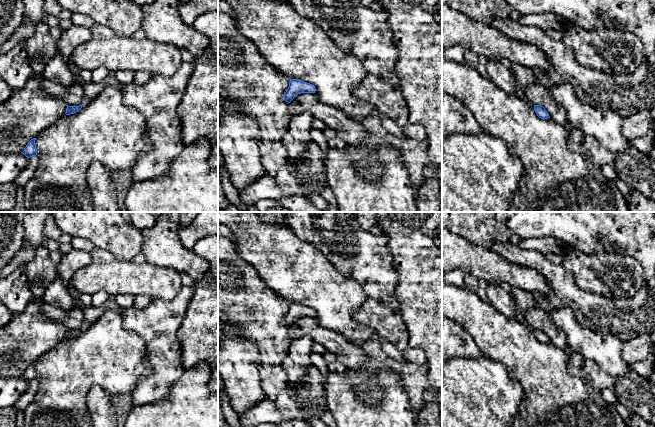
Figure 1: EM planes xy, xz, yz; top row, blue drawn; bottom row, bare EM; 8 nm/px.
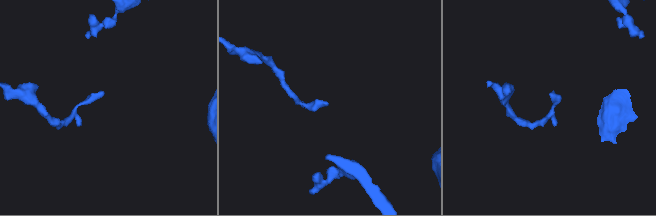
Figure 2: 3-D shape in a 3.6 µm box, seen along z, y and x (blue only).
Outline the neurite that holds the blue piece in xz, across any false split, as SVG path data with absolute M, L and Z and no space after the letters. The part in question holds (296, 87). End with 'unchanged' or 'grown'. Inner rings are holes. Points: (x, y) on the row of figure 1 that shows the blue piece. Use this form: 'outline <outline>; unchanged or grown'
outline M290 79L289 87L284 93L284 100L290 103L294 97L301 93L315 93L314 85L302 80Z; unchanged

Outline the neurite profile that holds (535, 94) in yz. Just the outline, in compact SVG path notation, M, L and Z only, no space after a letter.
M537 83L528 86L524 91L524 98L532 105L543 106L549 116L559 125L564 126L567 122L565 109L555 101L544 86Z

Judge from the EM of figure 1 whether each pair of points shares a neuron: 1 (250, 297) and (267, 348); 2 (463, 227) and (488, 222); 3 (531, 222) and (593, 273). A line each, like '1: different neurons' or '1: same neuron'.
1: same neuron
2: same neuron
3: different neurons

